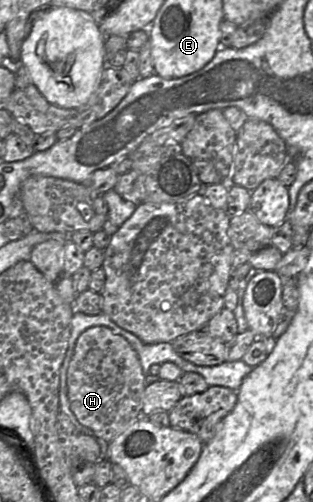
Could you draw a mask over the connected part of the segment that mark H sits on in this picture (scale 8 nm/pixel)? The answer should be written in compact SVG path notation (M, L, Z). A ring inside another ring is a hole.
M93 326L77 339L67 371L68 399L77 421L110 443L142 414L145 376L137 352L106 326Z

